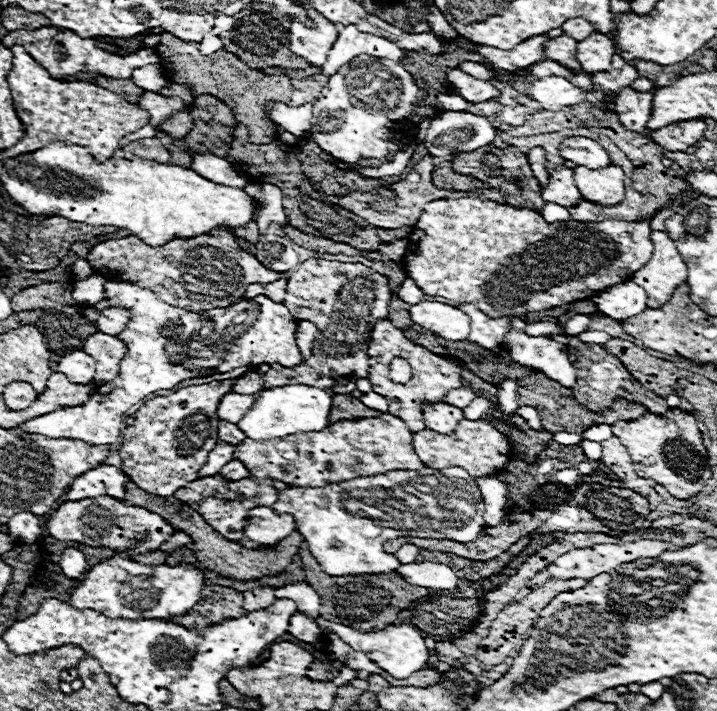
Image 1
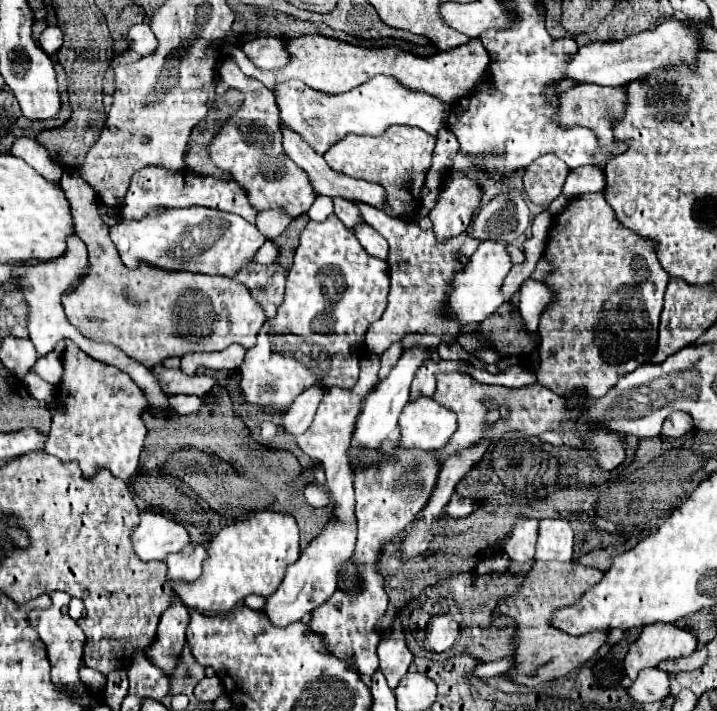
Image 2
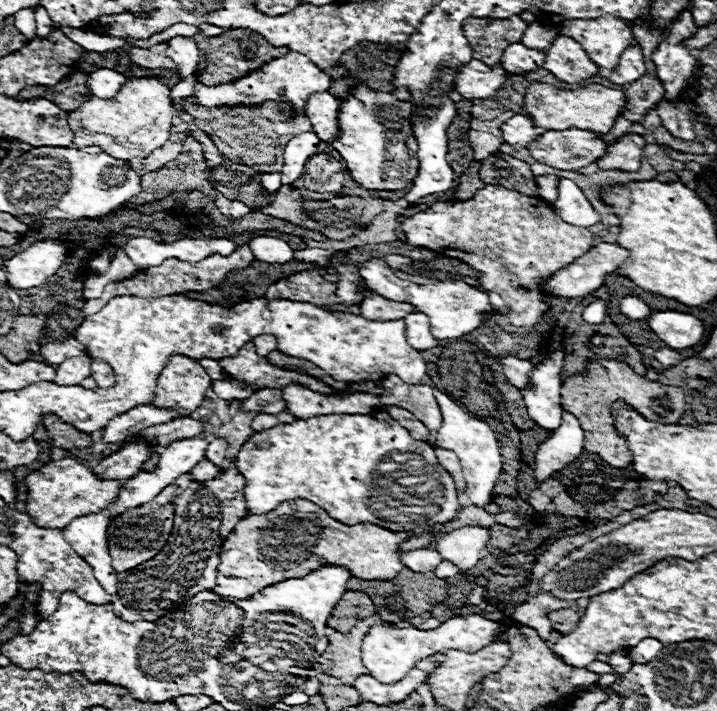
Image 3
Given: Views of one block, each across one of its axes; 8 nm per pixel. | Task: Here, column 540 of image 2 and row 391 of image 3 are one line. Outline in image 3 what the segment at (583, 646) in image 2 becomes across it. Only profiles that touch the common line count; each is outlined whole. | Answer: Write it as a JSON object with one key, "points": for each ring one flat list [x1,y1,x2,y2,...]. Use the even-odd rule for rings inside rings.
{"points":[[592,360,586,364,586,374,574,374,574,376,568,376,562,384,562,408,574,416,578,416,580,420,580,426,584,430,584,448,592,454,598,454,608,466,614,466,614,468,628,468,632,466,632,454,626,446,626,440,624,438,618,438,614,426,612,426,612,416,610,416,610,406,614,400,618,398,624,398,624,400,630,400,630,406,640,412,646,420,654,420,654,422,660,422,660,424,678,424,678,420,682,418,684,410,686,410,686,402,684,402,684,392,682,388,678,386,666,386,666,384,660,384,660,382,654,382,654,380,648,380,644,376,638,376,626,362,620,362,620,360]]}

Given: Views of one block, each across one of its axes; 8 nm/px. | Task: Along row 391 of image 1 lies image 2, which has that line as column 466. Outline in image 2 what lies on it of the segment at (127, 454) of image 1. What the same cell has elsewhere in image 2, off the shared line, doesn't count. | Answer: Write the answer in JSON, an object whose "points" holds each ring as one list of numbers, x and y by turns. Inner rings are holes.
{"points":[[448,172,444,188,440,192,436,208,428,214,434,224,434,234,438,242,446,242,460,236,472,224,474,212,478,210,480,190,464,174]]}

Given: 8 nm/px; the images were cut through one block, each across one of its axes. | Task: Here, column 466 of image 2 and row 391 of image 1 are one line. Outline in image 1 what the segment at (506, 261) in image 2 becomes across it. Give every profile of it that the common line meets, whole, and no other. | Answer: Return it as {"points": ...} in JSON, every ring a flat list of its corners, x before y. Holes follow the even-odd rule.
{"points":[[292,384,292,386,274,386,270,390,264,390,256,402,250,406,246,416,238,422,238,428,246,434,246,438,252,440,274,440,282,436,290,436,296,432,314,432,328,426,328,414,330,414,332,396,326,390,304,386,304,384]]}

